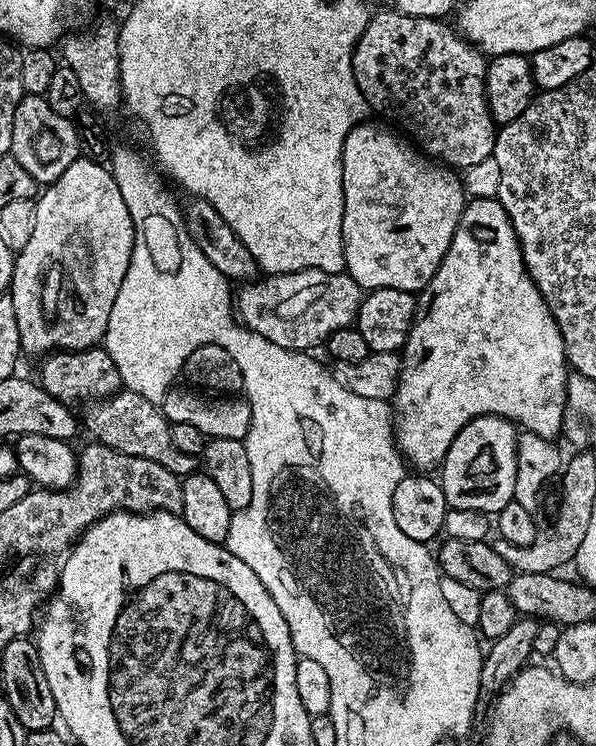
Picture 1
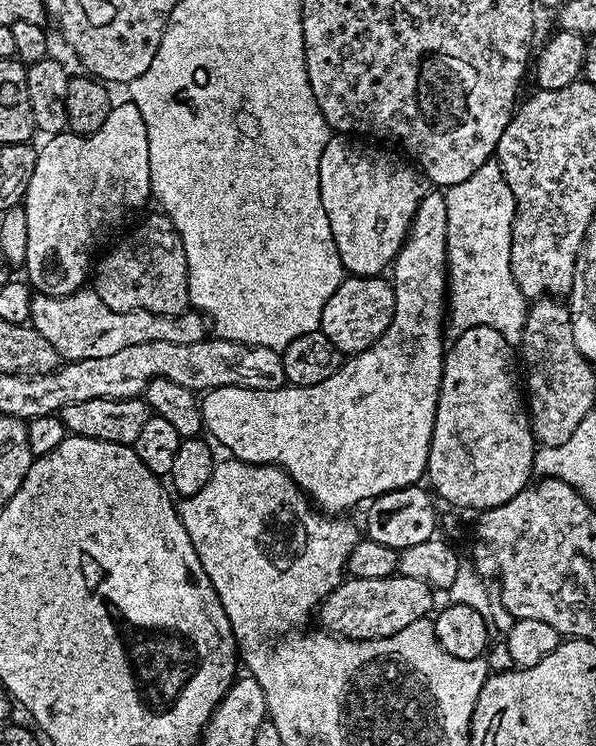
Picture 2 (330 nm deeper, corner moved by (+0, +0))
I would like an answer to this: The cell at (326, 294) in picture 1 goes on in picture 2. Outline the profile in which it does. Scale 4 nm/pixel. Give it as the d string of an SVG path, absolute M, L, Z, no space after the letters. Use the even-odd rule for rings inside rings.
M94 290L71 292L69 296L33 295L30 324L65 361L106 358L118 354L118 350L126 350L126 346L138 346L138 342L189 344L205 339L210 332L209 321L199 310L189 310L177 316L163 316L150 310L119 312L110 310Z

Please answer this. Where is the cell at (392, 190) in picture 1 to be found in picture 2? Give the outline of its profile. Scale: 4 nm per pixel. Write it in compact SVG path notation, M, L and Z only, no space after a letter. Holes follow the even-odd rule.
M352 134L329 135L326 150L322 150L322 162L318 166L322 207L326 210L326 218L330 218L330 234L334 234L334 246L338 246L345 273L353 276L379 276L391 269L392 261L412 229L418 206L430 191L428 177L399 151L391 150L396 151Z

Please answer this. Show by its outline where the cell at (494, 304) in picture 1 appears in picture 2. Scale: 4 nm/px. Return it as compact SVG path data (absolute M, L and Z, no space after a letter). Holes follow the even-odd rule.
M430 190L426 198L418 206L418 210L412 219L412 229L408 231L408 237L404 239L404 245L400 247L400 253L392 261L390 269L390 283L394 290L394 318L390 318L390 326L366 350L349 355L326 382L318 382L318 386L302 386L294 388L285 386L274 390L258 390L257 388L239 388L238 386L222 386L210 388L203 393L200 400L200 413L204 419L204 427L207 435L217 445L225 448L229 457L241 460L247 464L275 464L277 468L283 468L292 481L300 487L300 491L308 497L309 501L319 511L325 514L344 514L347 508L355 504L363 505L371 502L377 496L393 492L399 488L411 488L419 485L425 479L428 470L428 455L430 454L430 442L434 434L434 418L438 406L438 394L442 386L442 370L444 369L444 353L446 351L446 297L448 295L448 243L446 242L446 198L440 190Z

